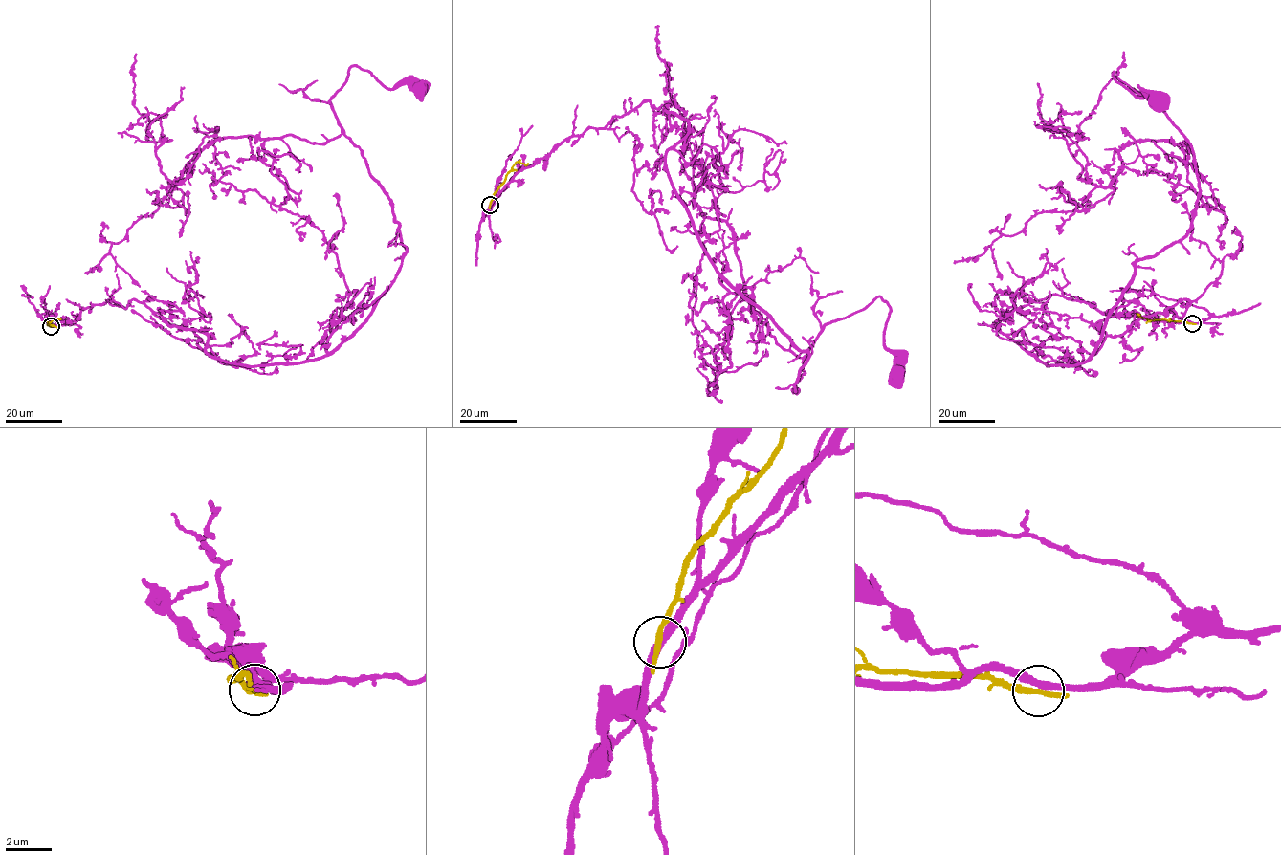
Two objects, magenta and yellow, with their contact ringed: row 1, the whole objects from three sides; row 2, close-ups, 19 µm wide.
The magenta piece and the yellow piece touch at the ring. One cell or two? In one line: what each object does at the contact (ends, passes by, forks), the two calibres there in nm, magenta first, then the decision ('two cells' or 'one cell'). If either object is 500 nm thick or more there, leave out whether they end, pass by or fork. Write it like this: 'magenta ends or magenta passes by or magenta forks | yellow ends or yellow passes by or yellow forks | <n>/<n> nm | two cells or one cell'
magenta passes by | yellow passes by | 320/220 nm | two cells

